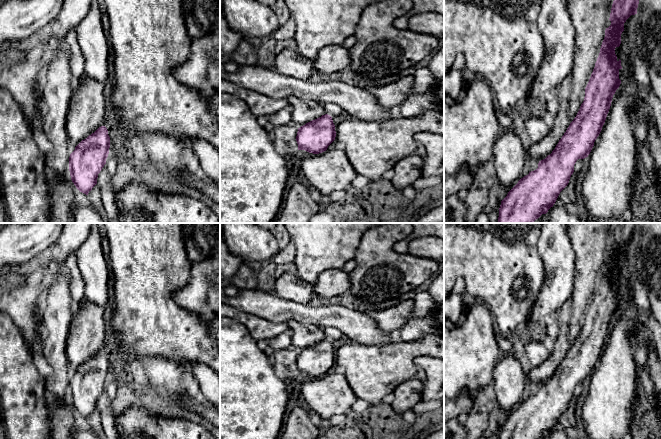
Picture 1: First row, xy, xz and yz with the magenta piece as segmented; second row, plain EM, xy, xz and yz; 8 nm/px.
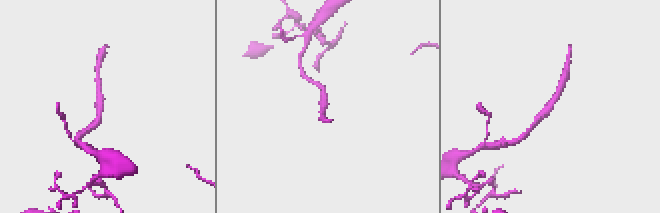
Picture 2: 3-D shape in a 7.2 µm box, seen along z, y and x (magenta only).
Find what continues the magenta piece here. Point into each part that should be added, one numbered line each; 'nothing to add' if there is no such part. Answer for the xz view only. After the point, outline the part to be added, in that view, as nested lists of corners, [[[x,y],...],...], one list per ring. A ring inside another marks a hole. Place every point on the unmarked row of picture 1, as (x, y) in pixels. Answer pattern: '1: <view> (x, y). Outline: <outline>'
1: xz (303, 336). Outline: [[[290,320],[287,323],[292,331],[291,345],[296,347],[298,352],[326,338],[323,329],[319,326],[304,325],[295,320]]]

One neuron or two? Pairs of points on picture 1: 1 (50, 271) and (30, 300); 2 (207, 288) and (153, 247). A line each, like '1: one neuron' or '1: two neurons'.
1: one neuron
2: two neurons

